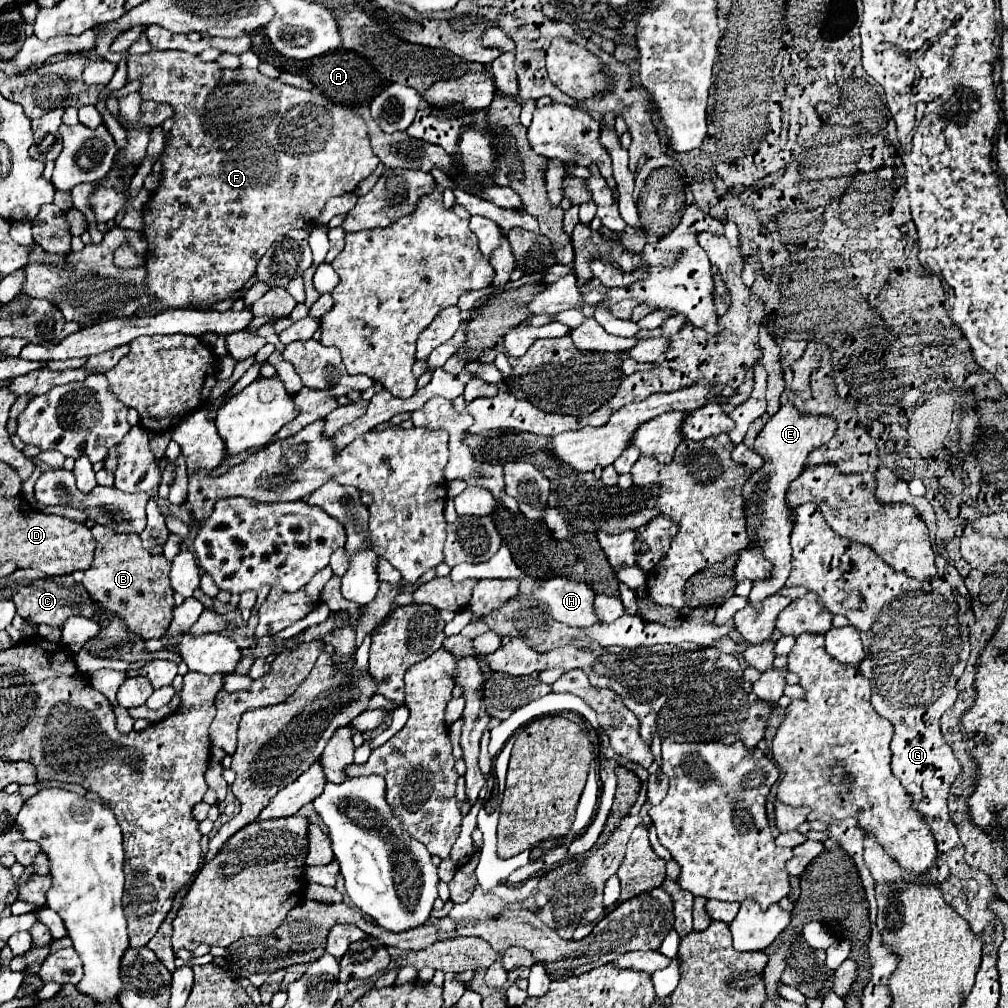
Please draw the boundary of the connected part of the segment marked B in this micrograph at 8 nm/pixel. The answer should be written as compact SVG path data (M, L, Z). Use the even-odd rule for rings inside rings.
M103 525L93 529L97 549L93 565L85 571L83 587L103 613L111 613L123 621L123 627L141 639L159 639L165 635L173 619L173 589L169 583L171 563L163 555L151 555L143 549L139 535L115 533Z

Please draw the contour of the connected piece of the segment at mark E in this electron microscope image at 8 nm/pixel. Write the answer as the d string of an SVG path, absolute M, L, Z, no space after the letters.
M789 401L781 405L781 409L767 421L755 439L755 451L765 459L765 465L751 475L747 485L743 487L745 511L747 511L747 527L751 537L755 539L757 549L763 549L765 557L773 563L773 571L769 578L753 582L749 600L755 609L761 609L761 603L770 595L777 593L785 586L791 571L791 523L793 513L785 505L785 491L793 479L797 479L805 467L807 455L827 443L837 429L837 421L831 415L803 415Z

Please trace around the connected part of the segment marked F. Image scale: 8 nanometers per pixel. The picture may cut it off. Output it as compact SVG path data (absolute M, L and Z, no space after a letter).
M151 49L149 53L143 53L143 55L129 55L129 59L127 59L127 83L131 83L131 81L141 83L141 89L139 89L141 99L167 103L175 111L173 113L175 123L173 123L173 127L165 139L165 151L161 157L163 181L161 181L159 189L149 197L149 201L145 203L145 209L143 209L143 221L145 221L143 233L145 233L147 243L149 243L149 249L147 249L147 269L149 269L147 287L149 287L149 293L155 295L155 301L149 307L139 309L135 315L155 315L155 313L165 311L165 309L191 309L191 307L201 309L203 305L221 301L221 299L233 295L235 291L243 289L245 283L255 275L257 261L275 243L275 237L285 235L291 229L307 227L313 221L317 221L323 205L331 197L353 191L361 179L369 177L375 171L375 167L379 163L379 159L371 151L367 125L365 125L363 117L359 117L359 113L355 113L351 107L333 103L331 99L327 99L319 91L305 91L305 89L285 85L279 79L269 79L269 77L261 75L257 69L231 71L231 69L219 67L217 61L205 63L205 61L201 61L199 55L191 55L185 51Z

